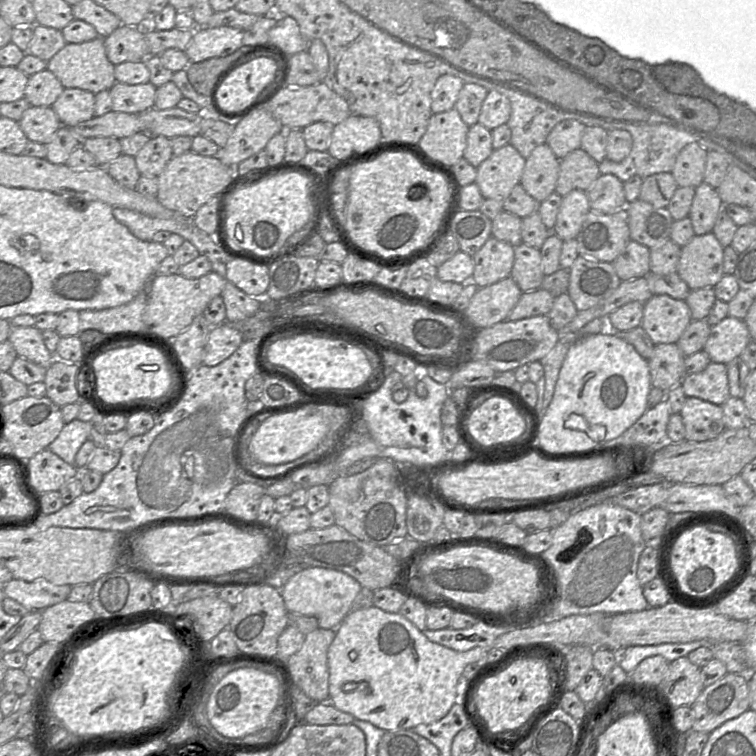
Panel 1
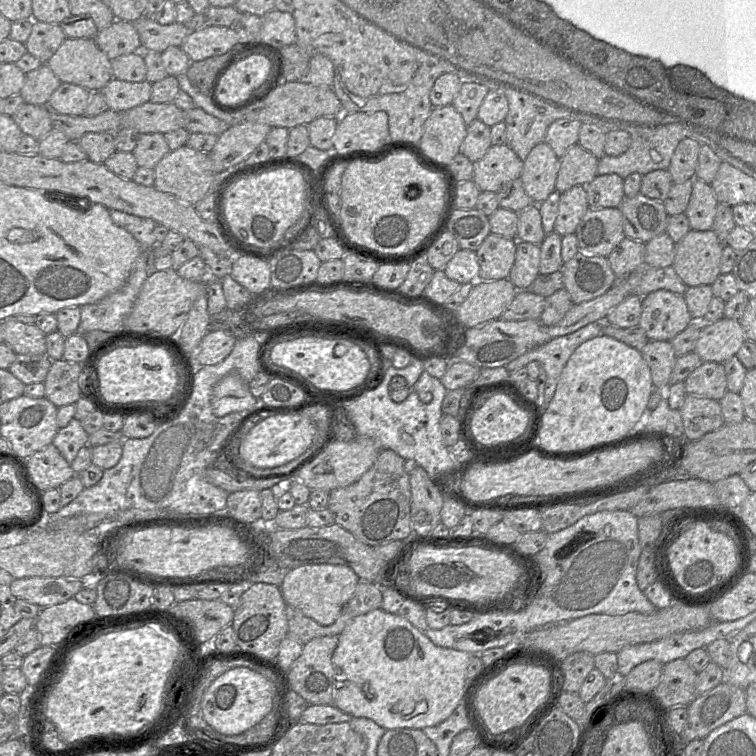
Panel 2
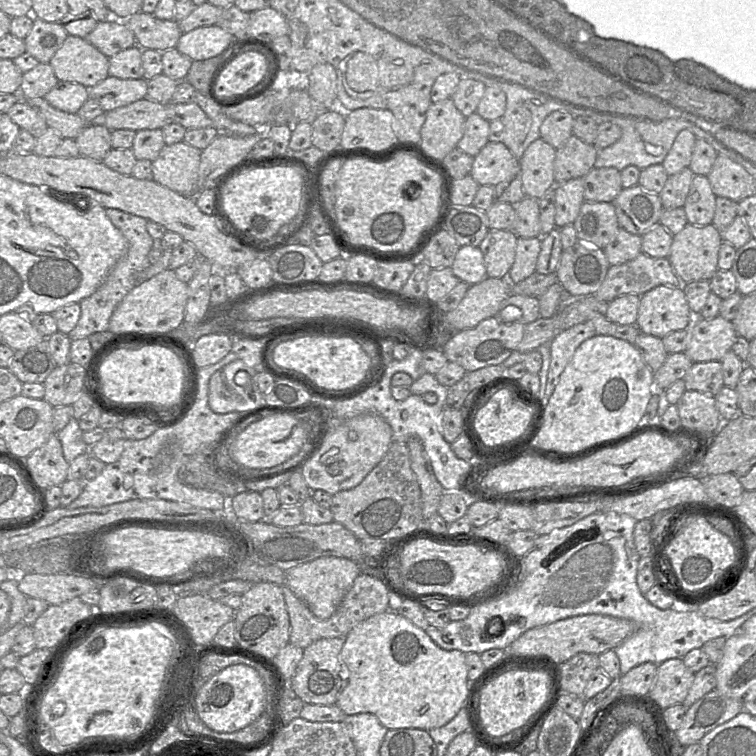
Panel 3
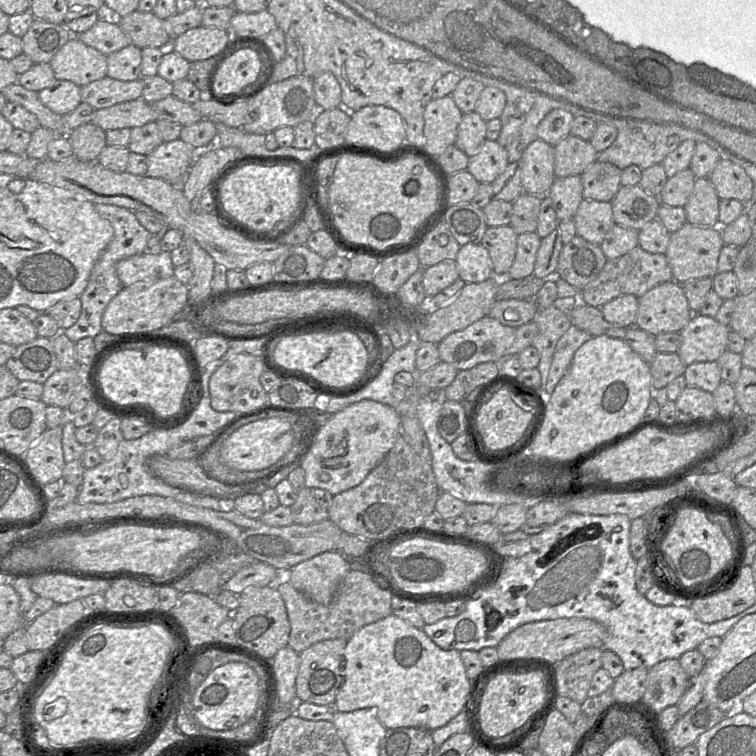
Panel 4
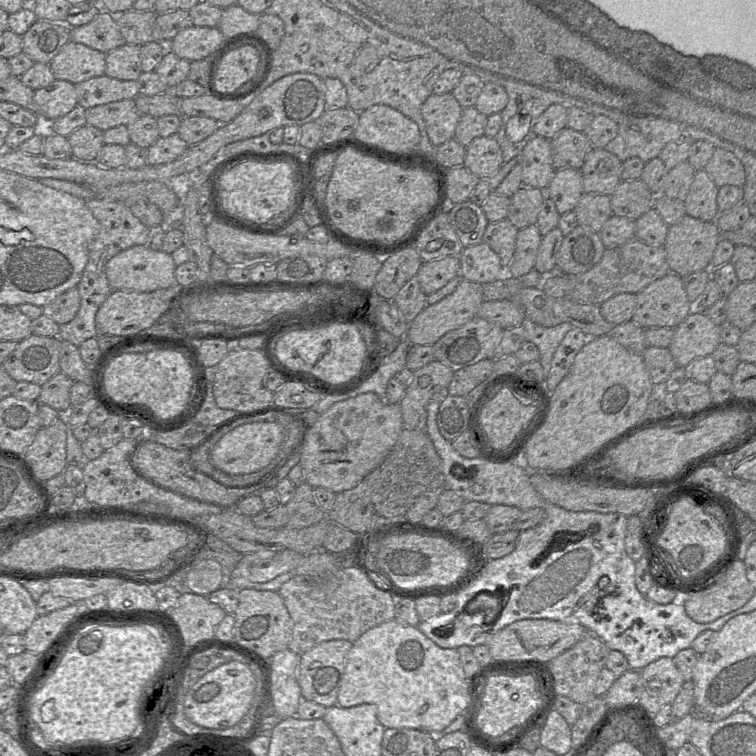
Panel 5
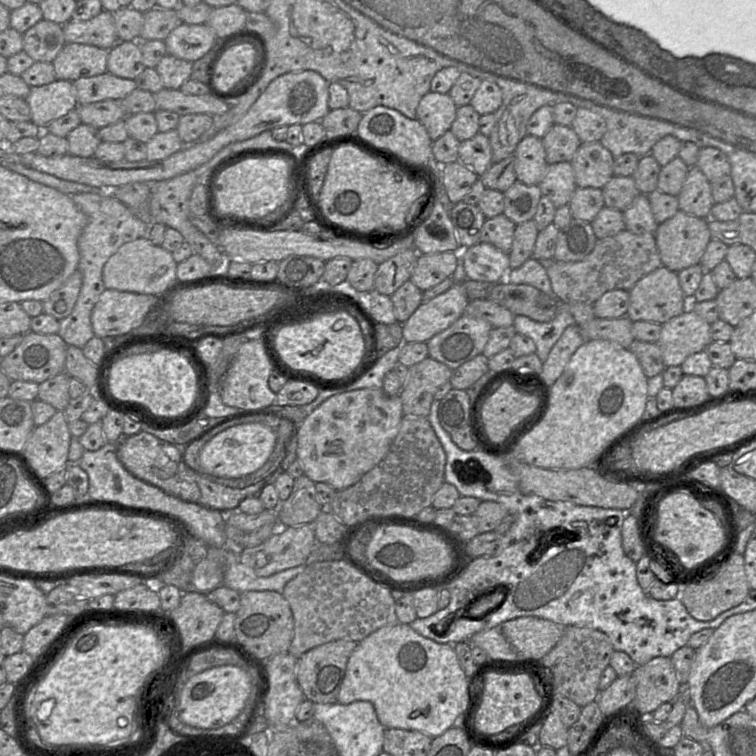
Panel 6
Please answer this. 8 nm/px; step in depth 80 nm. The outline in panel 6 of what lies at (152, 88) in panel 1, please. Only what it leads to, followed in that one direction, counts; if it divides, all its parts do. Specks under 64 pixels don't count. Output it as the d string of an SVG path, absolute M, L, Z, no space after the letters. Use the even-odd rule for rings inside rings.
M109 72L80 78L73 82L79 104L91 104L104 100L123 100L137 89L136 81L115 76Z

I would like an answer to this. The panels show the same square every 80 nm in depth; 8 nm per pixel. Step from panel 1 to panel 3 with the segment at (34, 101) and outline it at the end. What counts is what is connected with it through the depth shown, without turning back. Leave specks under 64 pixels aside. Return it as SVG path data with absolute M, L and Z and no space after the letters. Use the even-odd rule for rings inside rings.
M38 63L24 72L18 94L22 99L44 98L58 83L55 72L49 63Z

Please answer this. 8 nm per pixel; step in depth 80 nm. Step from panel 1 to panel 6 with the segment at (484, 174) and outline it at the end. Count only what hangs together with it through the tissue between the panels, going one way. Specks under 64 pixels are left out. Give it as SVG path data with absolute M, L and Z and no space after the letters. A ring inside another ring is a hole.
M477 133L474 137L460 142L459 161L470 168L479 177L484 174L492 162L492 148L489 138Z

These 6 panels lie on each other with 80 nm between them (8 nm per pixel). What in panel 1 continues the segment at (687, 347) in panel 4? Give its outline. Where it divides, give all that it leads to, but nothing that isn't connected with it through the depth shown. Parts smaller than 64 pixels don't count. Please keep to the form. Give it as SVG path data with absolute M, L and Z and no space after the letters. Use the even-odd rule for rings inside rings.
M728 316L711 326L703 351L711 362L728 364L740 356L751 340L744 320Z

